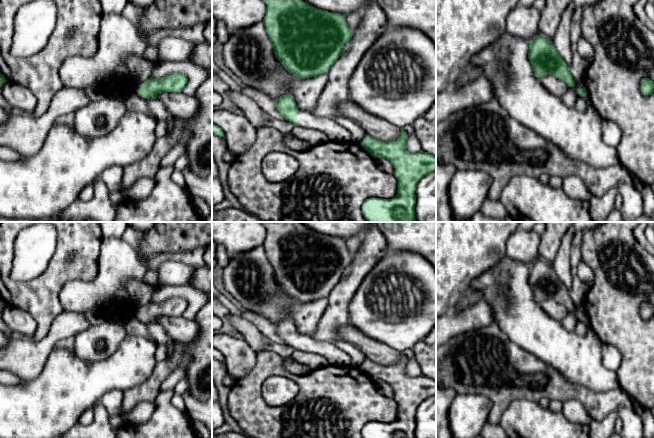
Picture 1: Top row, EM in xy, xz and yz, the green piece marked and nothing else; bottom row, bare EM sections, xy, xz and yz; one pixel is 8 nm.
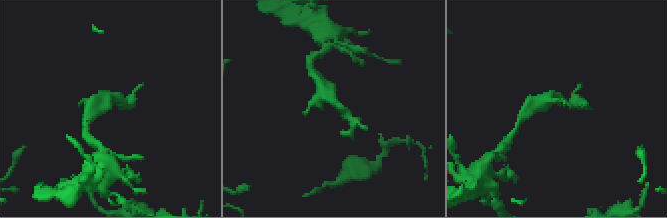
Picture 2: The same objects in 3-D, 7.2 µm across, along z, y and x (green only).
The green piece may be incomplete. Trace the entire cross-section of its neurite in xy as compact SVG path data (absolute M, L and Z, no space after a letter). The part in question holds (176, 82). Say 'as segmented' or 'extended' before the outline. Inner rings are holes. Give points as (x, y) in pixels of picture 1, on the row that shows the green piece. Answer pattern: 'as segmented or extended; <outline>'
as segmented; M173 73L161 78L150 77L144 81L138 93L147 99L157 99L158 93L182 92L187 83L187 76L181 73Z

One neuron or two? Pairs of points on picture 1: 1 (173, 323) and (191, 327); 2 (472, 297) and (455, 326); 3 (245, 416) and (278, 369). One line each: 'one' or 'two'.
1: one
2: two
3: one

